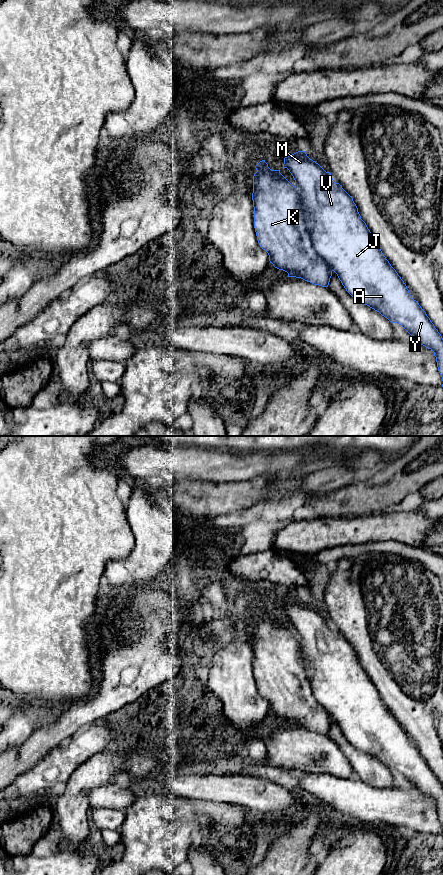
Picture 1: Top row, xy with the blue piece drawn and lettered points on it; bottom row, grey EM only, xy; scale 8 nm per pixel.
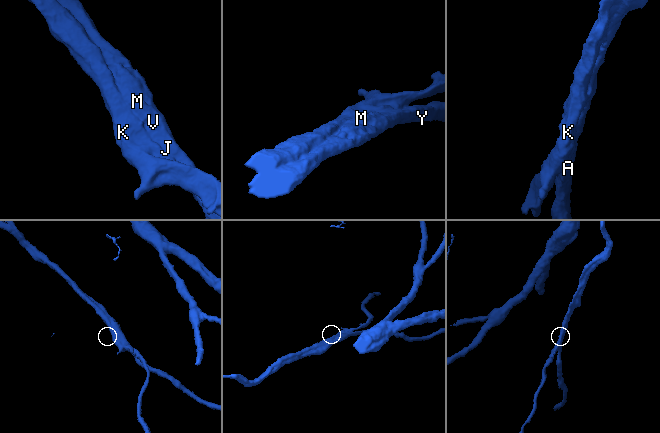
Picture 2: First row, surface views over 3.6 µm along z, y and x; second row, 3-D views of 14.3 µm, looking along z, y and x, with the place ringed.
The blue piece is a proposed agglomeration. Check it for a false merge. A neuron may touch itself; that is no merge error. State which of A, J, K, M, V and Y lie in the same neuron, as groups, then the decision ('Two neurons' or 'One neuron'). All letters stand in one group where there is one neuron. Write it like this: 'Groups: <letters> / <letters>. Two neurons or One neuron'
Groups: A J M V Y / K. Two neurons

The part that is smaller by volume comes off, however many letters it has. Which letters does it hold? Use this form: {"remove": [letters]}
{"remove": ["K"]}

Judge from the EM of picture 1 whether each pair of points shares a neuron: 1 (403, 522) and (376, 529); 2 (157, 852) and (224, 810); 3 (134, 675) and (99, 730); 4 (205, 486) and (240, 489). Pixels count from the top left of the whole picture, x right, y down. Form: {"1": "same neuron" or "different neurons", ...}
{"1": "same neuron", "2": "same neuron", "3": "different neurons", "4": "same neuron"}

